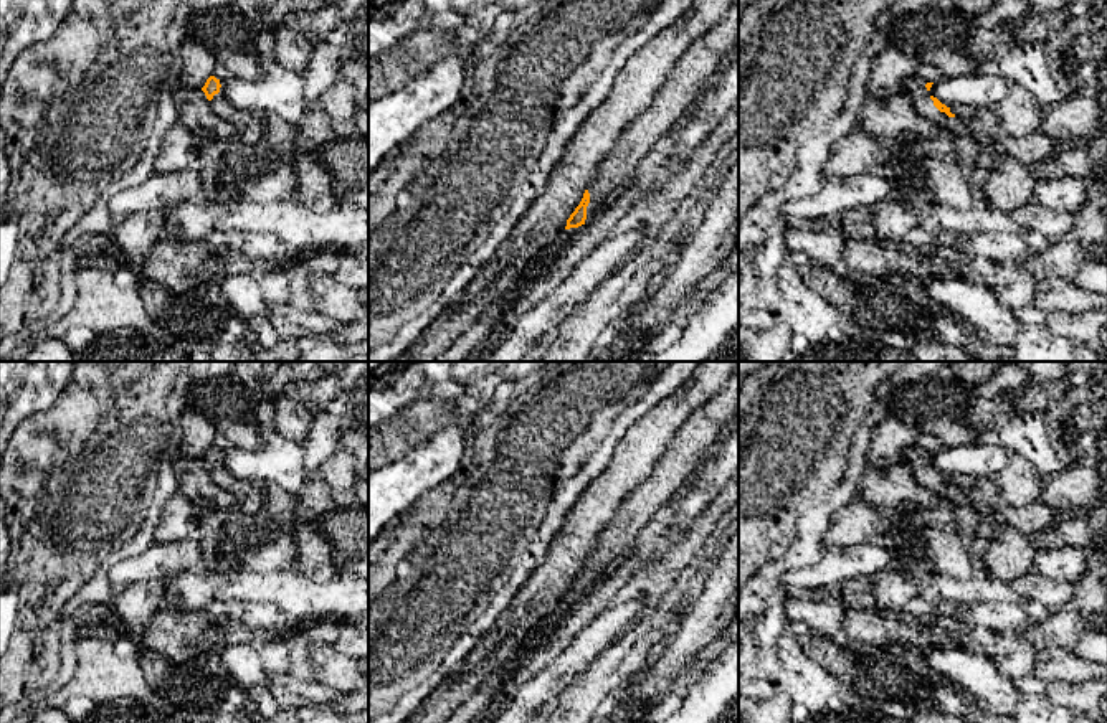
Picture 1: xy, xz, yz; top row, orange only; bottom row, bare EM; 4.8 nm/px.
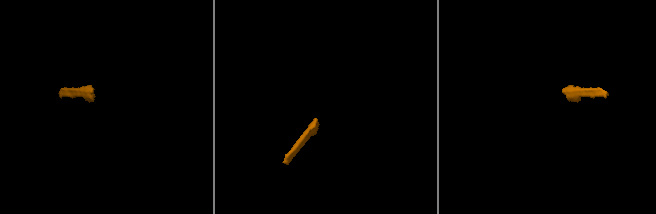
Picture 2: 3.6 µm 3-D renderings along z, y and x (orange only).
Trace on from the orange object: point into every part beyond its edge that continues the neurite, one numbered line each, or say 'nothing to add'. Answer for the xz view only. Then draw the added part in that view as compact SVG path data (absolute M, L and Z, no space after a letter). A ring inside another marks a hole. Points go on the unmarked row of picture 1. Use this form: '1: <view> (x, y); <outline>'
1: xz (703, 428); M739 366L729 381L691 413L676 432L651 475L621 503L615 518L600 533L588 553L587 591L598 583L603 569L631 551L653 520L694 474L706 451L739 419Z

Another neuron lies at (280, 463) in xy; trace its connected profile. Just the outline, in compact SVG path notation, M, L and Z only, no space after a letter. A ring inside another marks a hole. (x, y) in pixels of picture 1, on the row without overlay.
M273 437L258 451L231 449L223 462L228 472L243 482L278 485L289 494L297 494L312 477L304 469L306 451L301 442Z

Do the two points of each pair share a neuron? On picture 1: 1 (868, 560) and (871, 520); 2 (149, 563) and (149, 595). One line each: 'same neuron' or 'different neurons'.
1: different neurons
2: different neurons

